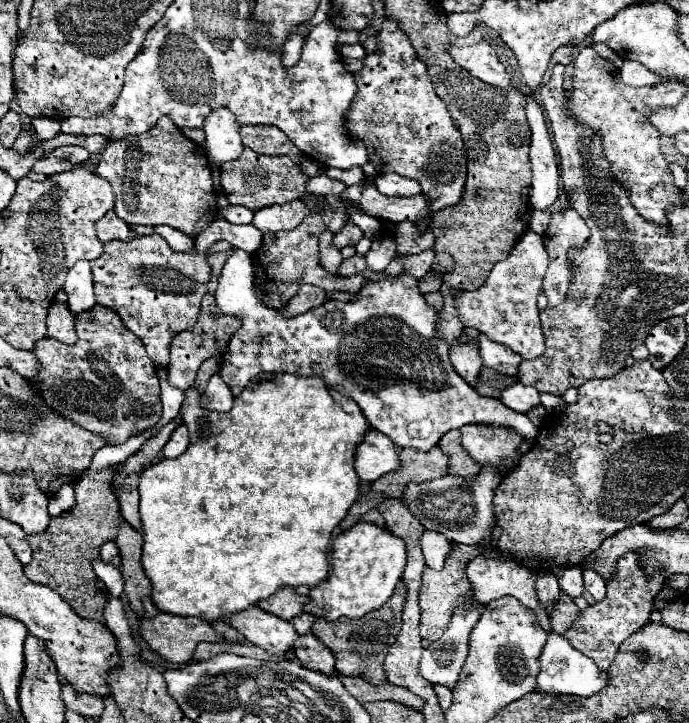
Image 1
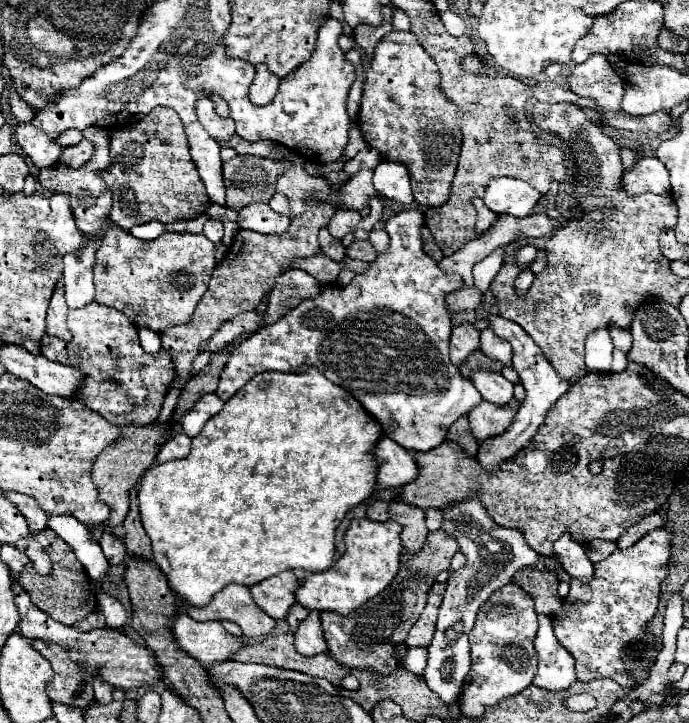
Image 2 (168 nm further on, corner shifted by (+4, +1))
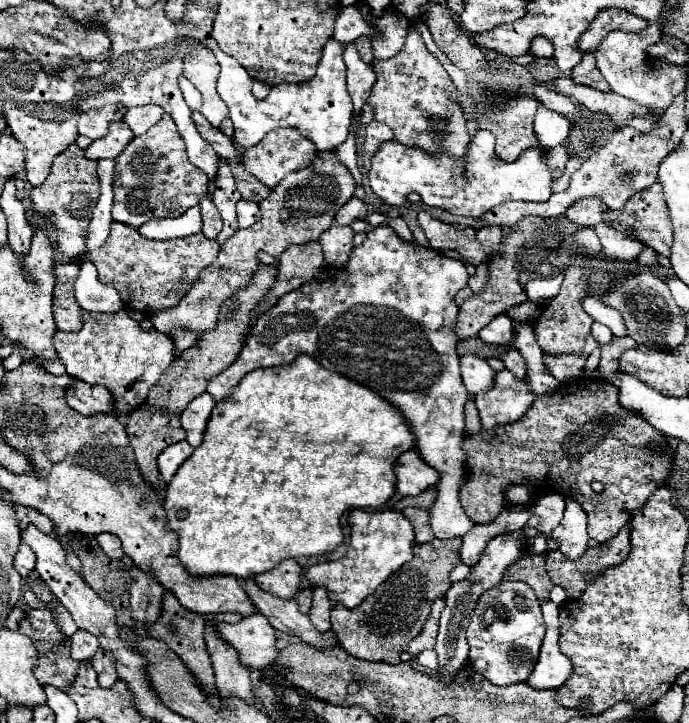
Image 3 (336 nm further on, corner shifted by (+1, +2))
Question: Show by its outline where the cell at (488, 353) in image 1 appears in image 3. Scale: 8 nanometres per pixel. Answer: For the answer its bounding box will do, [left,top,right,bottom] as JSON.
[479,313,513,345]

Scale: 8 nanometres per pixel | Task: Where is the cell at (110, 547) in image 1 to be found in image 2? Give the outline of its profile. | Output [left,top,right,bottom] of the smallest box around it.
[100,532,126,566]

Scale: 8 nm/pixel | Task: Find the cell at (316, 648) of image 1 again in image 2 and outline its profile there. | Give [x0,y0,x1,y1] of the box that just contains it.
[294,610,326,656]

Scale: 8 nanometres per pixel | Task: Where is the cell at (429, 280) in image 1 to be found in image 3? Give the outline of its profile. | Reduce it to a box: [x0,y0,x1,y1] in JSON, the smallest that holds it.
[565,197,607,227]

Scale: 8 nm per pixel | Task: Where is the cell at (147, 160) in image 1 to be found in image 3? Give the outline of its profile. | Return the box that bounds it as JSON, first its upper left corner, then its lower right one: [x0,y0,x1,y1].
[113,115,209,227]

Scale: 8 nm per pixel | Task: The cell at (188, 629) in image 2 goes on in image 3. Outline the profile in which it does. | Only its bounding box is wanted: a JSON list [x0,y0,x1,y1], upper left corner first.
[217,613,277,669]

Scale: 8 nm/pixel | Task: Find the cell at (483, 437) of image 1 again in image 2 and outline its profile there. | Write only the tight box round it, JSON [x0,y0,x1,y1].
[468,402,518,442]

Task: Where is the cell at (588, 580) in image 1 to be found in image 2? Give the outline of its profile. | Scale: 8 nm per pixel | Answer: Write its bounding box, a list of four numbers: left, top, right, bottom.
[554,534,594,582]

